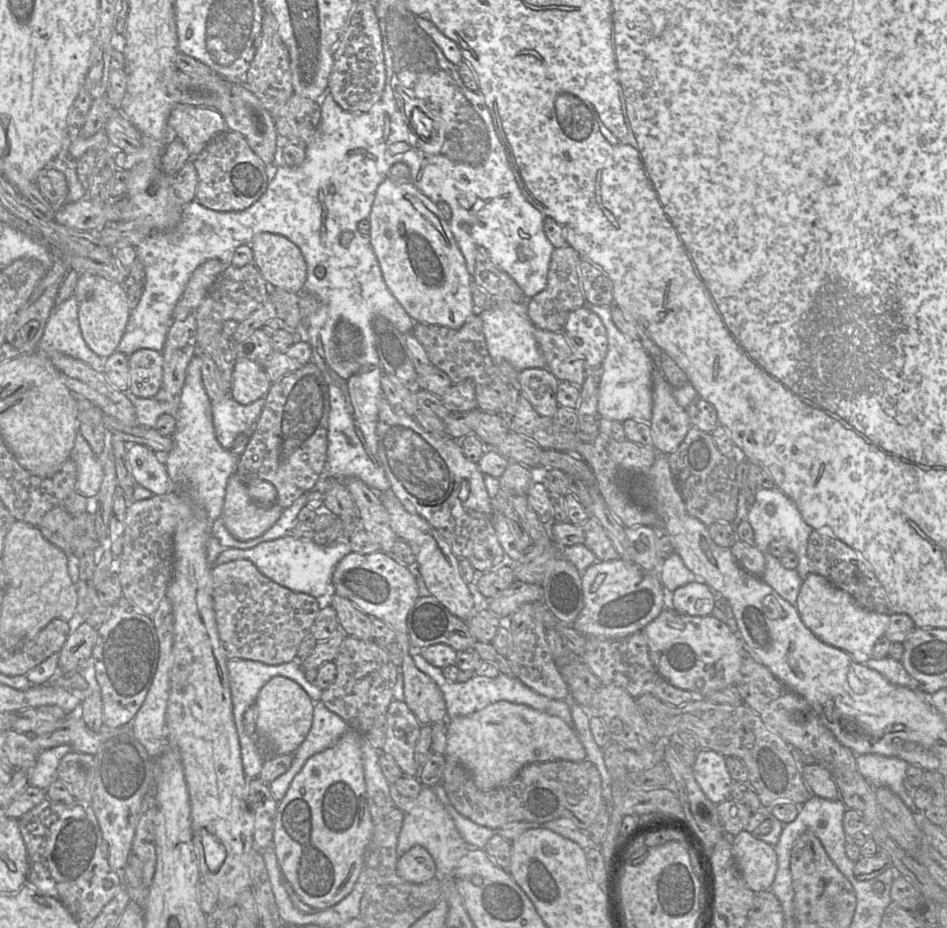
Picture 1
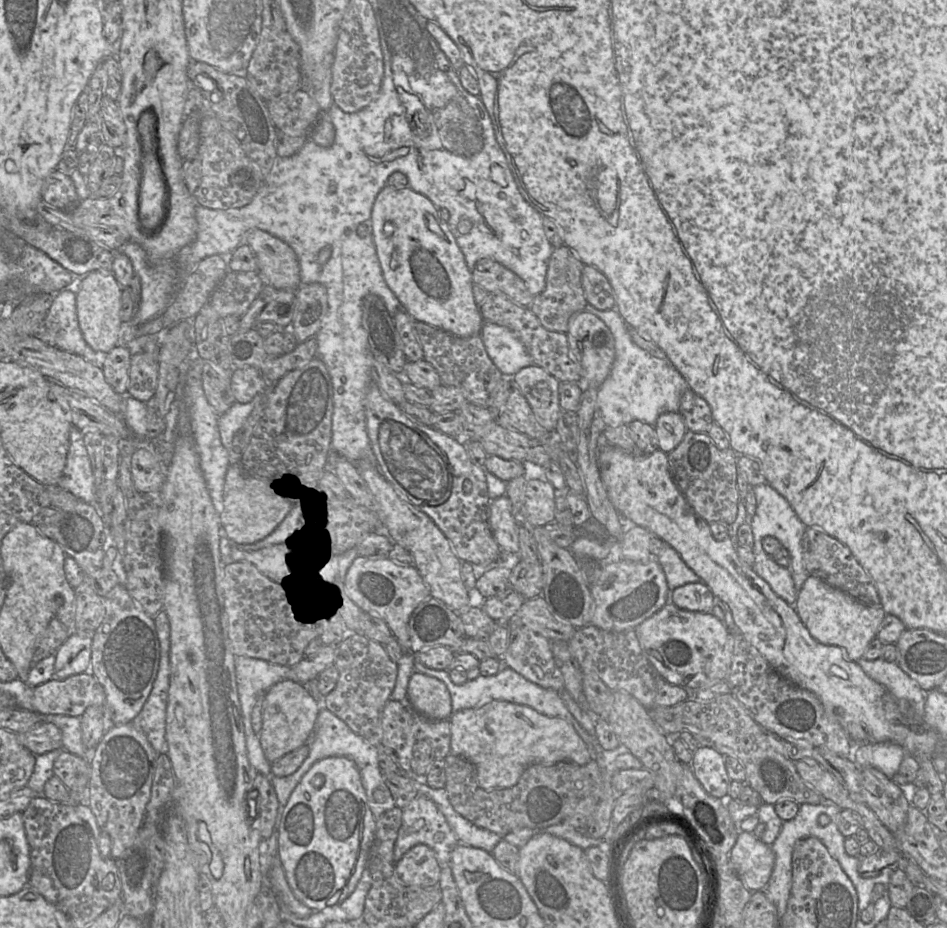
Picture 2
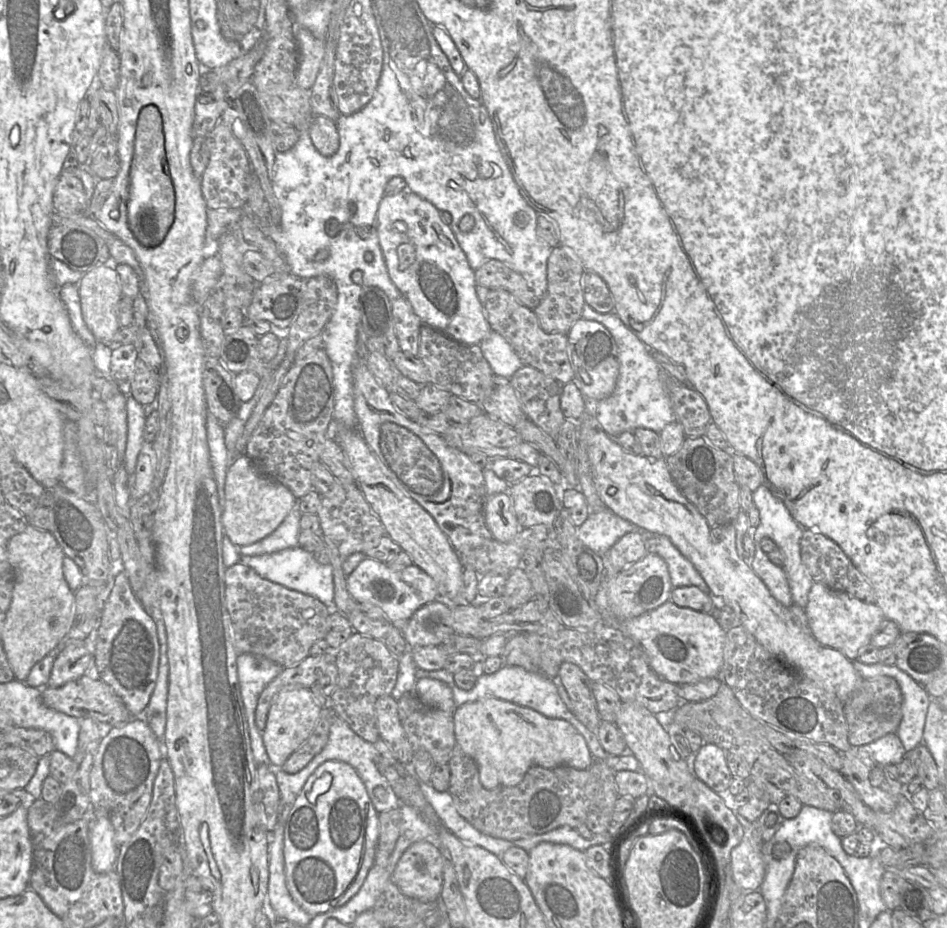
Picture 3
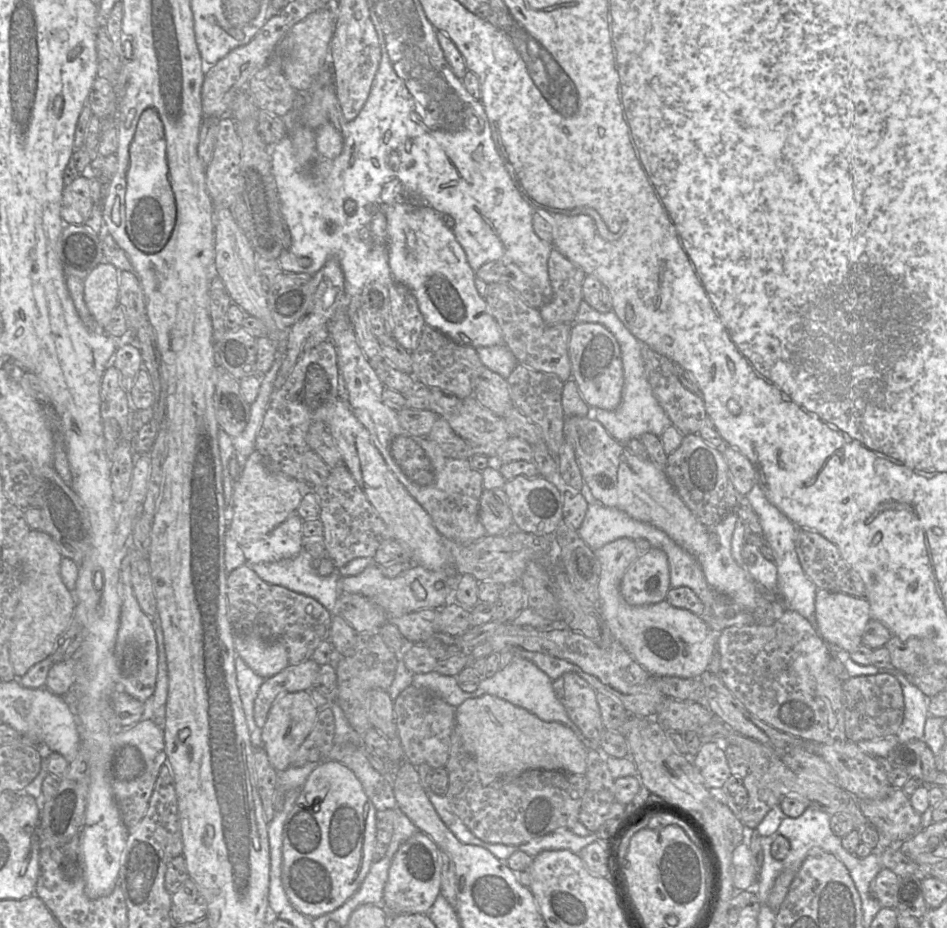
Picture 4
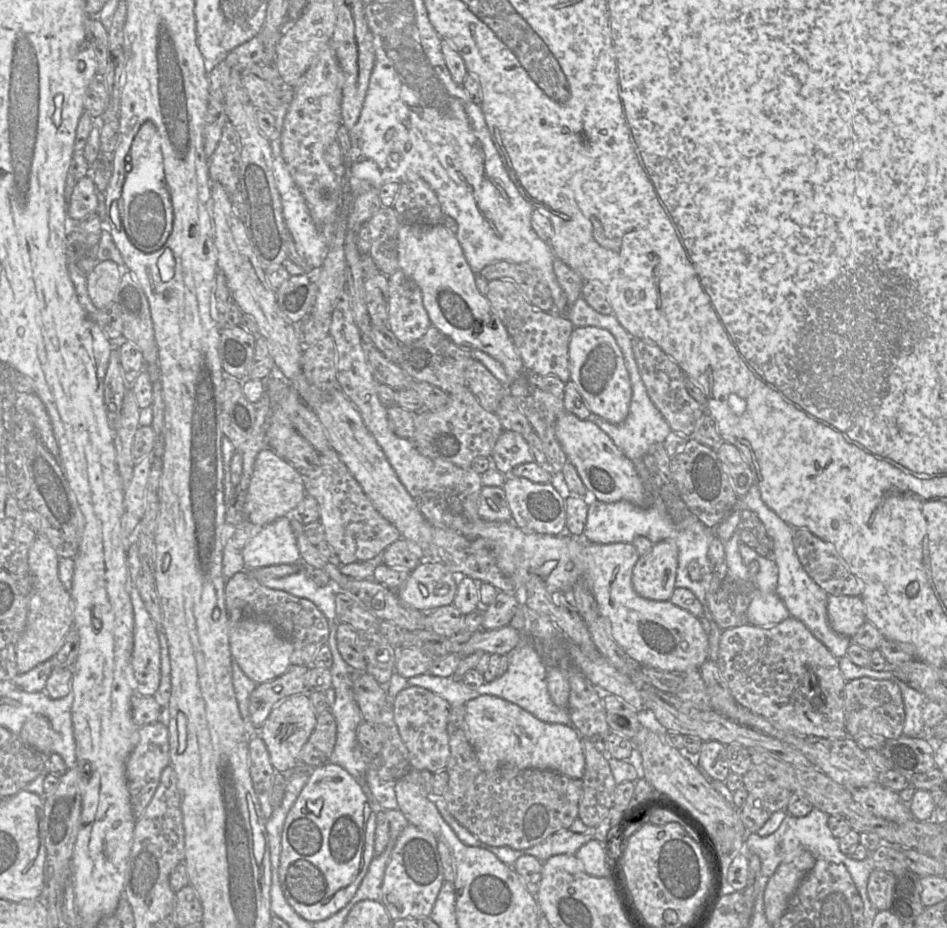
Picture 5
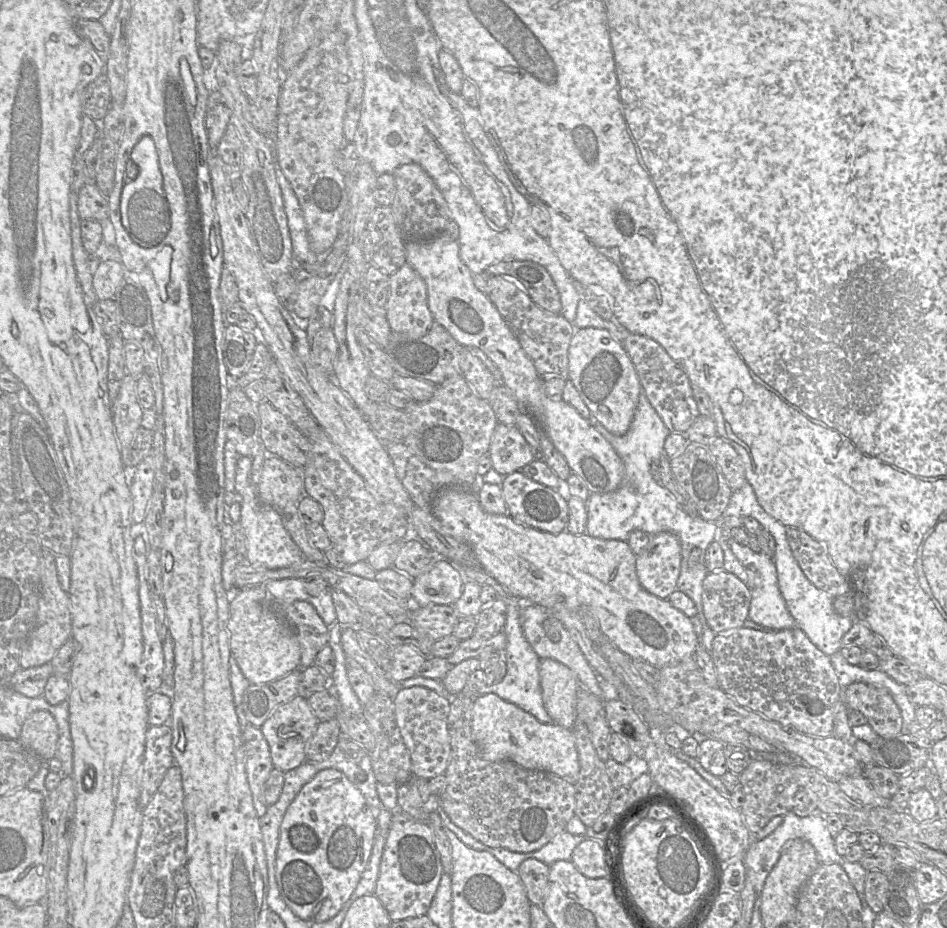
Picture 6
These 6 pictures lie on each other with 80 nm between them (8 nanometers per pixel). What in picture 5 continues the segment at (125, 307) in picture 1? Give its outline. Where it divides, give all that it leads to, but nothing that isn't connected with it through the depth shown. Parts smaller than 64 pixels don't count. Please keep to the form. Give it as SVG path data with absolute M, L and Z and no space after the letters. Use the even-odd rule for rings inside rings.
M106 260L87 276L88 294L97 309L114 301L121 275L121 268L115 262Z

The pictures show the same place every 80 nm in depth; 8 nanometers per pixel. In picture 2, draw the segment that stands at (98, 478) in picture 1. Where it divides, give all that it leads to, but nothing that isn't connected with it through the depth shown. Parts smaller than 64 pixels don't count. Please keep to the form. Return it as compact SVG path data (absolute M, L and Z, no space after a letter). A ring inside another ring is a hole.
M72 426L69 449L63 475L57 485L86 503L96 500L95 477L84 442L84 433Z

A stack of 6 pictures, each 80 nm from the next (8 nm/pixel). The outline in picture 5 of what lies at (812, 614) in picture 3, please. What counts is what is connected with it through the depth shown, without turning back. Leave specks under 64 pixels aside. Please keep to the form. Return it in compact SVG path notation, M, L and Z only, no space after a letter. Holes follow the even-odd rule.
M829 595L827 615L830 627L850 638L866 621L865 605L860 596Z

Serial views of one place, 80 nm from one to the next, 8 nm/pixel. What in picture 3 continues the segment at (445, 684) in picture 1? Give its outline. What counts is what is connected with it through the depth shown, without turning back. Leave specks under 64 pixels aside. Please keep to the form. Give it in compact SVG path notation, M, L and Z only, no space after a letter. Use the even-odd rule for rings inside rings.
M502 666L493 674L483 674L478 677L475 686L468 691L460 689L454 682L453 674L445 669L430 671L417 668L415 675L417 680L428 677L445 682L452 690L456 708L465 703L475 702L484 698L497 698L531 708L547 718L563 719L569 722L583 736L594 760L606 760L609 756L601 746L597 734L585 727L561 700L555 682L542 674L528 672L519 666Z

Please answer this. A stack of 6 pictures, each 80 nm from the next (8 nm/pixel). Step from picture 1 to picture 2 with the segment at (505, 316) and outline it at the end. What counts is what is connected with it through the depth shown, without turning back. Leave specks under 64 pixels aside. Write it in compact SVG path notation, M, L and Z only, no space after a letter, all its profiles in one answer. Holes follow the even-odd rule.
M484 322L480 334L488 356L505 377L513 377L522 368L534 365L522 342L509 328Z

